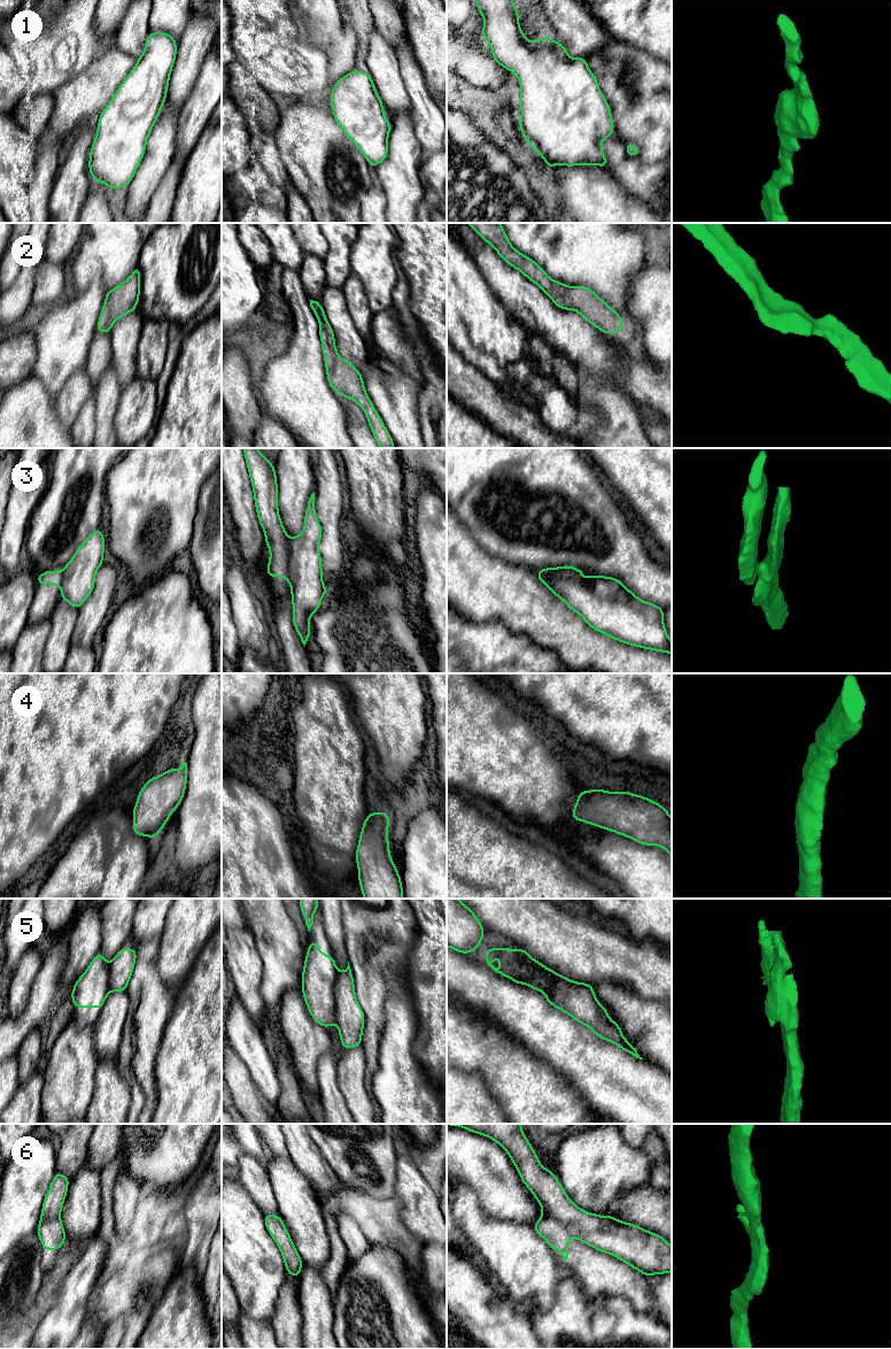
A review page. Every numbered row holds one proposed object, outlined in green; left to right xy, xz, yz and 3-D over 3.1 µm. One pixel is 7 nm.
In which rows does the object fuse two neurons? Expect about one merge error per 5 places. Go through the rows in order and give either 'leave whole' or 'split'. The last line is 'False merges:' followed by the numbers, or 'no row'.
1: leave whole
2: leave whole
3: split
4: leave whole
5: split
6: leave whole
False merges: 3, 5

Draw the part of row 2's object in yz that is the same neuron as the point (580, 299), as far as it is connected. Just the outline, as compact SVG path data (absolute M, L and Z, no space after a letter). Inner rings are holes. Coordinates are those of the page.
M465 223L488 242L502 260L535 283L556 305L564 310L578 311L588 323L604 334L620 333L622 317L587 286L568 286L550 278L544 269L530 257L521 254L510 242L499 223Z

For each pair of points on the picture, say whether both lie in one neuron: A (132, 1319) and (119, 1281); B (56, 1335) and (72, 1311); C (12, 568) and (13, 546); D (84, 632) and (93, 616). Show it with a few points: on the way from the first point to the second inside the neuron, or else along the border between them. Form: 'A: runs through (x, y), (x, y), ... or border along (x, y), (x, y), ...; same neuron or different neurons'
A: runs through (132, 1310), (128, 1290); same neuron
B: runs through (57, 1330), (67, 1317); same neuron
C: runs through (12, 562), (12, 552); same neuron
D: runs through (85, 629), (90, 619); same neuron

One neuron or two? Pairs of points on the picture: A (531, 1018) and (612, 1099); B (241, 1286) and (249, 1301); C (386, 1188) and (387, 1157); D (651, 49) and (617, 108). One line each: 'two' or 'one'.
A: one
B: one
C: one
D: two

